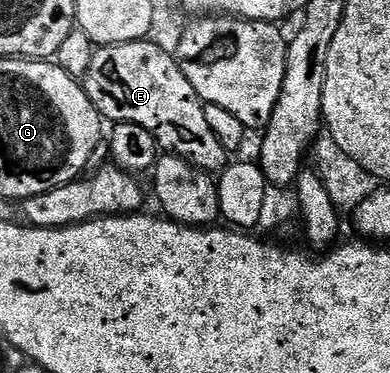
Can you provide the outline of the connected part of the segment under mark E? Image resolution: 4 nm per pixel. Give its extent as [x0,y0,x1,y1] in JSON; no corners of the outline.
[84,38,228,172]

